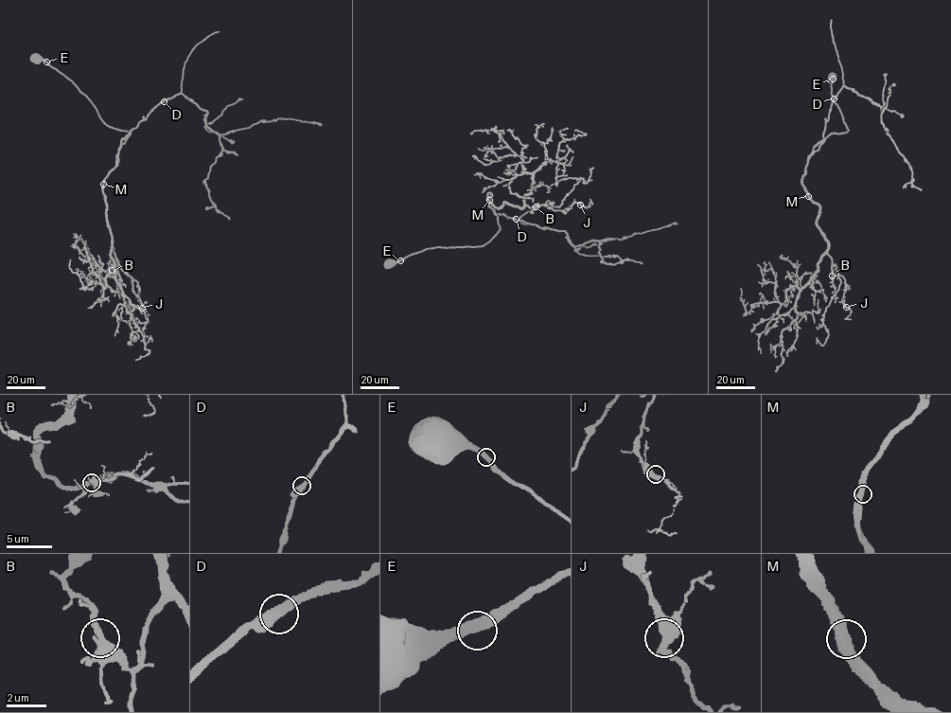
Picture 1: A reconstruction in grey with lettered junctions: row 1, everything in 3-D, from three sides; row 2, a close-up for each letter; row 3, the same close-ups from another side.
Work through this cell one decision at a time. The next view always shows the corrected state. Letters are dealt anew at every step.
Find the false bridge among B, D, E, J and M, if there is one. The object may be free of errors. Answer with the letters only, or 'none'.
none

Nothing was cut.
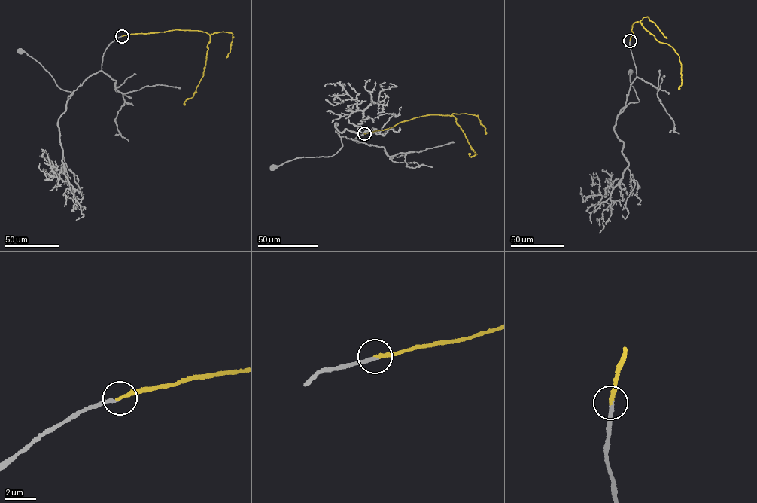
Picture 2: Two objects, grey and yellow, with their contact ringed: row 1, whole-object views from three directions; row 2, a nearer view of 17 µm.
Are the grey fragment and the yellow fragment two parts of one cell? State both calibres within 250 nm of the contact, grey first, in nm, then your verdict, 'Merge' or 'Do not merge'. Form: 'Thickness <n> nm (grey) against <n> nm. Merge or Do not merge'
Thickness 200 nm (grey) against 240 nm. Merge

